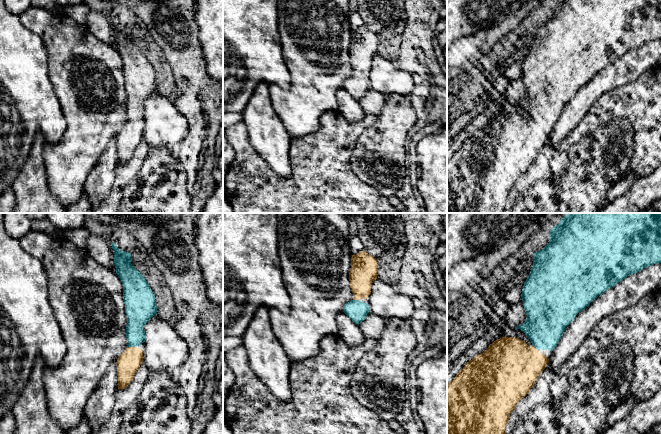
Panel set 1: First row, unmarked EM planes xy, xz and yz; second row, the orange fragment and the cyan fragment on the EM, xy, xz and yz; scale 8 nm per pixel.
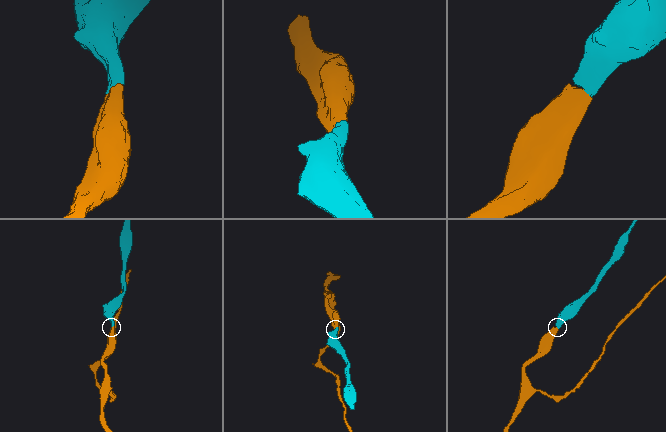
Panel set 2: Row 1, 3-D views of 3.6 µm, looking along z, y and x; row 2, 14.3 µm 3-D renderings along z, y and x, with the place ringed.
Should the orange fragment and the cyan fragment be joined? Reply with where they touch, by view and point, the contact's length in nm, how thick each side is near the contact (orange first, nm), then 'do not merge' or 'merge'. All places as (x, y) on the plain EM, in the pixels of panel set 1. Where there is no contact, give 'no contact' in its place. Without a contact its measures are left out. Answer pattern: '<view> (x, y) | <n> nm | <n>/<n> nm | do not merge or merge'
xy (131, 123) | 60 nm | 180/170 nm | merge

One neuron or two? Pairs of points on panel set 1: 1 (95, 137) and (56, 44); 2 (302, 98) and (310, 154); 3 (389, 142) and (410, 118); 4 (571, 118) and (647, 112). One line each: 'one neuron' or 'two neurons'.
1: one neuron
2: two neurons
3: one neuron
4: two neurons

